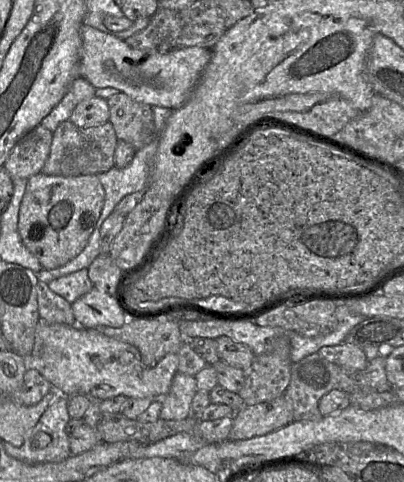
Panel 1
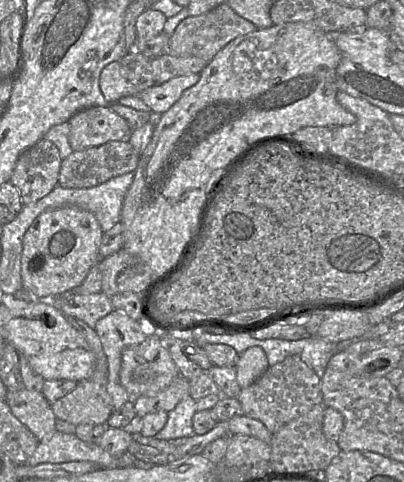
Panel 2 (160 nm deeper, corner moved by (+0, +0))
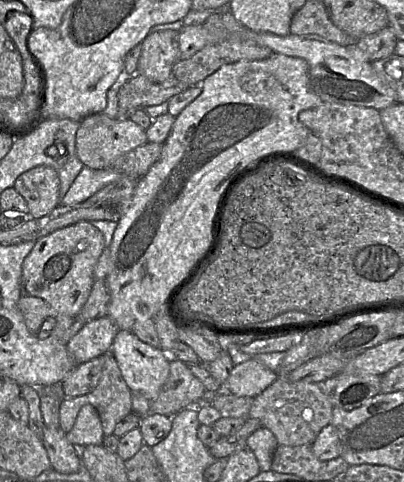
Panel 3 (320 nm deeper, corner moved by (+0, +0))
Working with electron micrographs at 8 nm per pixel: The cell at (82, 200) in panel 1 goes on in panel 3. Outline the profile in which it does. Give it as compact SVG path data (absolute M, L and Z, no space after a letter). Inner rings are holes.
M80 221L60 228L40 239L33 246L29 255L22 264L22 277L20 283L20 297L16 303L22 313L25 325L29 332L39 338L54 334L54 317L62 314L76 317L86 304L94 282L94 268L105 248L102 233L89 221ZM47 320L48 332L40 334L40 330Z

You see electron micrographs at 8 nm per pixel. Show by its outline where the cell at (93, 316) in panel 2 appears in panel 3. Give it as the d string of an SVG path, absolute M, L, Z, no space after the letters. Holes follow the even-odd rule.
M108 315L86 323L67 344L75 364L83 364L110 352L117 331L117 326Z

